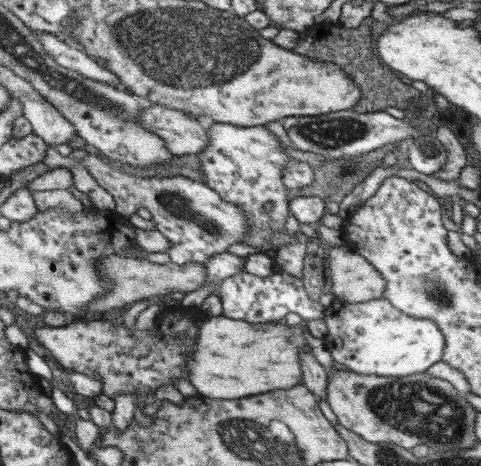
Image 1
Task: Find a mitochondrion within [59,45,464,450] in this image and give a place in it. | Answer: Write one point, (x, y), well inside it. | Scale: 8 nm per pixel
(322, 133)

